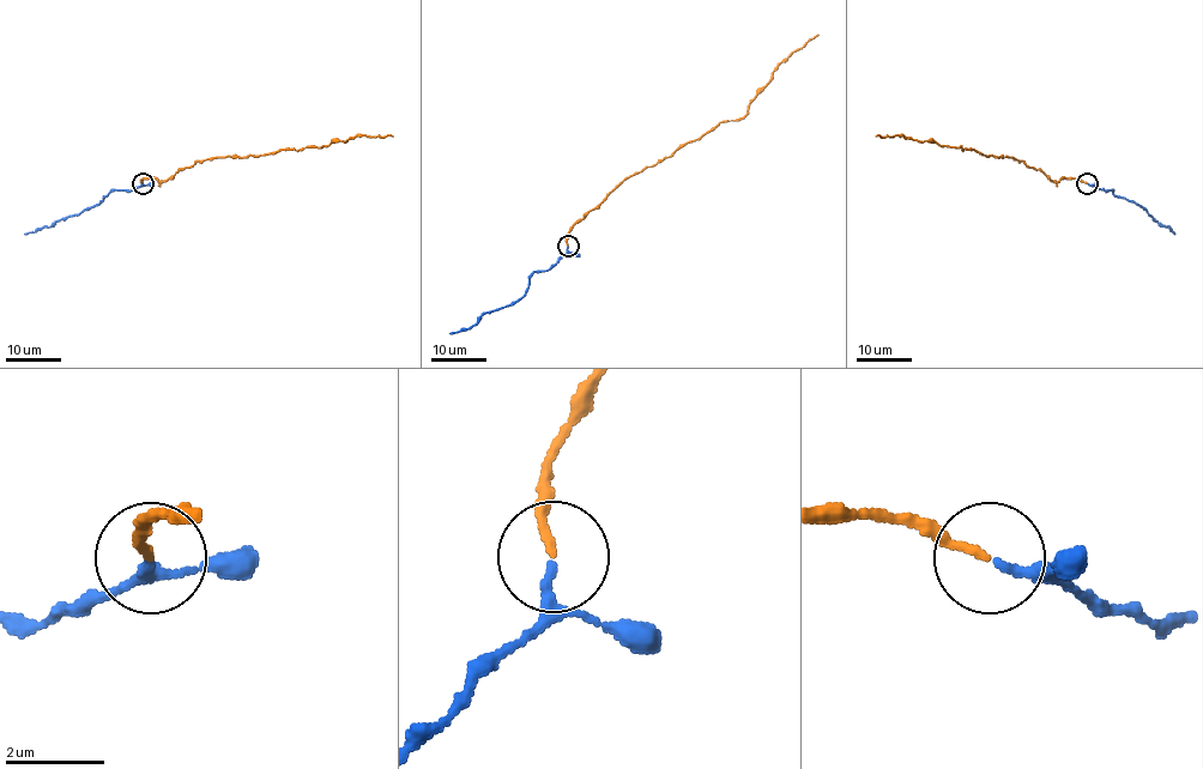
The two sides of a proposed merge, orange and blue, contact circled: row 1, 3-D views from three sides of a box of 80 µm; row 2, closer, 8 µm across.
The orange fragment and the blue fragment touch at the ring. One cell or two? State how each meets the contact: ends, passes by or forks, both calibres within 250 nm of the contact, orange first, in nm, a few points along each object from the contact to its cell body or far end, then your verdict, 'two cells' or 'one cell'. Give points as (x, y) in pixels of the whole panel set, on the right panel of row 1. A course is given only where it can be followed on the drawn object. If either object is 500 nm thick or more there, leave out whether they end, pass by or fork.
orange ends there; blue ends there; 150 nm thick on the orange side, 200 nm on the other; orange runs (1087, 183), (1077, 179), (1053, 182), (1039, 169), (1007, 156), (984, 156), (975, 150), (904, 137), (876, 137); blue runs (1088, 183), (1132, 200), (1174, 234); one cell

